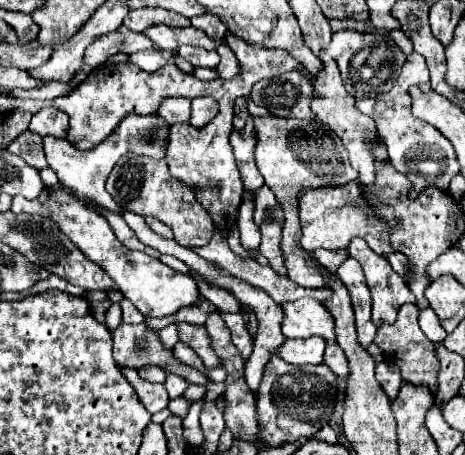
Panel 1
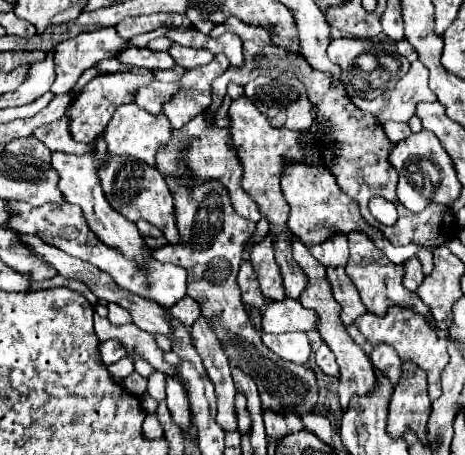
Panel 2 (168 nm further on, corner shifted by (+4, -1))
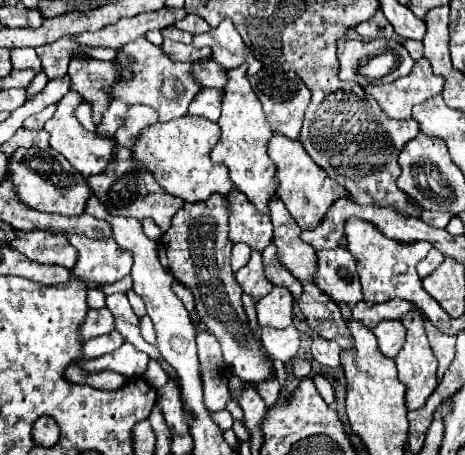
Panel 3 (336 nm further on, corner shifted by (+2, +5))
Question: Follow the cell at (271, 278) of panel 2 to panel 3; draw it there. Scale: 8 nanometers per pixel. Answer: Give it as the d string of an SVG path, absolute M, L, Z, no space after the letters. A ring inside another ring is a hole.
M251 251L249 263L235 273L235 279L241 285L241 289L245 293L249 293L255 301L265 297L265 293L269 293L269 289L273 289L273 283L267 281L267 277L265 277L261 251Z

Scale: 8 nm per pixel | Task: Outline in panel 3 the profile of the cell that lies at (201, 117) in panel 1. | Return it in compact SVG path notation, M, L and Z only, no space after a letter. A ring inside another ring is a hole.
M139 37L137 41L131 41L129 45L125 45L117 61L131 67L135 77L131 81L123 81L113 87L113 93L111 93L113 103L105 111L103 121L97 125L99 137L113 137L115 129L123 123L123 115L127 107L133 103L143 103L153 107L159 113L159 121L171 121L171 119L183 117L189 109L191 99L203 89L203 85L193 75L193 63L185 65L185 63L171 61L169 57L165 57L165 53L161 53L159 47L149 43L145 37Z

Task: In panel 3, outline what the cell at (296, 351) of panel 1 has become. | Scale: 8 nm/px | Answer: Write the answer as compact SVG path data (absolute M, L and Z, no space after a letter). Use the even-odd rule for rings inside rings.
M293 325L289 329L261 327L261 341L263 341L267 353L275 361L289 363L297 357L297 351L299 351L299 345L301 345L301 333Z

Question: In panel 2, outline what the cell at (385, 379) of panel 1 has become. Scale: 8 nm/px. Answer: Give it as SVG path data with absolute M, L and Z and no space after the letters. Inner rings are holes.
M381 343L381 345L373 347L373 351L371 351L369 357L371 357L373 365L379 367L381 371L385 371L387 377L391 379L391 383L397 385L399 375L401 375L401 359L399 359L397 351L395 351L391 345Z

